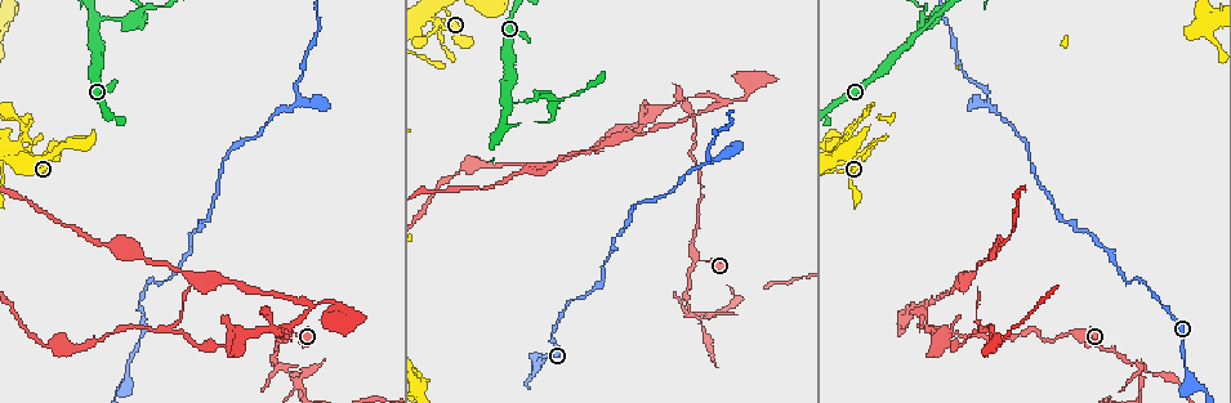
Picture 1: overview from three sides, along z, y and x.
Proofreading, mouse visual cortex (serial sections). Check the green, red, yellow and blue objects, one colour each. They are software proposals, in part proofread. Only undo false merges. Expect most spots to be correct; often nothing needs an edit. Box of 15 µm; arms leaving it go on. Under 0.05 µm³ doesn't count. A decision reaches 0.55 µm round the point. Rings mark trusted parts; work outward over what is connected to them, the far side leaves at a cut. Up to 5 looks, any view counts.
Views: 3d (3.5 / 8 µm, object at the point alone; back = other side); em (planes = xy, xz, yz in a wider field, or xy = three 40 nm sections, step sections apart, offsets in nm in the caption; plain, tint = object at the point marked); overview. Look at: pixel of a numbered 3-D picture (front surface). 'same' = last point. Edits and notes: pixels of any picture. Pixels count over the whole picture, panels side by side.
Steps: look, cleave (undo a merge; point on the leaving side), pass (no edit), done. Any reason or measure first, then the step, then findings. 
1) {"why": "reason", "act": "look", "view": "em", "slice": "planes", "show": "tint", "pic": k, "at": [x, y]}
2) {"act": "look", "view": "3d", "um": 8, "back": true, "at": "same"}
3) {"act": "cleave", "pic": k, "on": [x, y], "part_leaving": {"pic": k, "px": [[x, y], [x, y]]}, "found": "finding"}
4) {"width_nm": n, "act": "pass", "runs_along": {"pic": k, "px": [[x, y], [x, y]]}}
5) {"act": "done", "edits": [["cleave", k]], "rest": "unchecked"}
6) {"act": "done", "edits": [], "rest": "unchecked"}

{"why": "sudden change in width", "act": "look", "view": "3d", "um": 3.5, "pic": 1, "at": [1064, 335]}

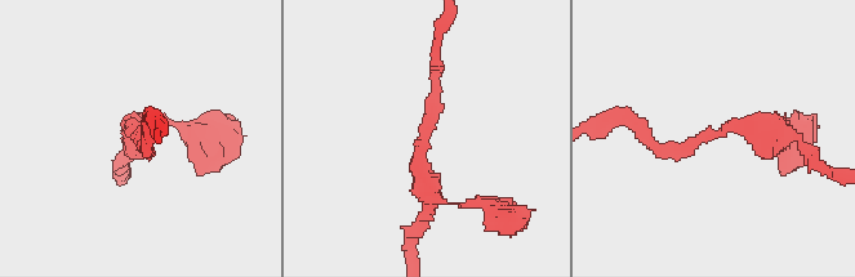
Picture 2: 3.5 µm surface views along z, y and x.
{"arm_widths_nm": [150, 250], "why": "need the tissue", "act": "look", "view": "em", "slice": "xy", "step": 2, "show": "tint", "pic": 2, "at": [721, 136]}

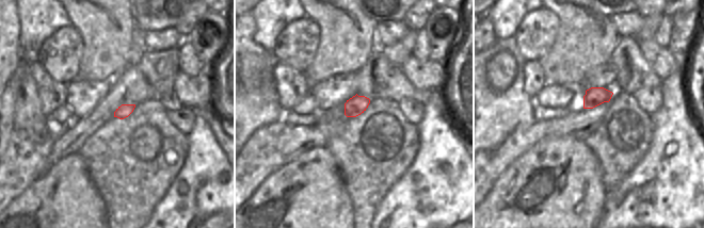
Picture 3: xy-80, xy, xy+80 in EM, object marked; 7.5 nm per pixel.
{"act": "pass", "runs_along": {"pic": 2, "px": [[445, 204], [418, 168], [437, 62]]}, "found": "one cell here"}

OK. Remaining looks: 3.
{"why": "three arms meet", "act": "look", "view": "3d", "um": 8, "pic": 1, "at": [684, 103]}

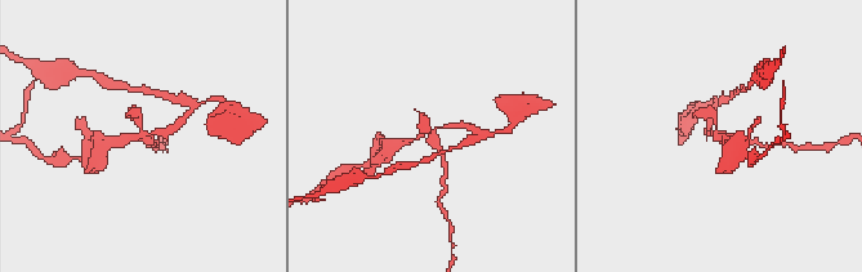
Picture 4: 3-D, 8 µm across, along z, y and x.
{"act": "look", "view": "3d", "um": 3.5, "pic": 4, "at": [144, 136]}

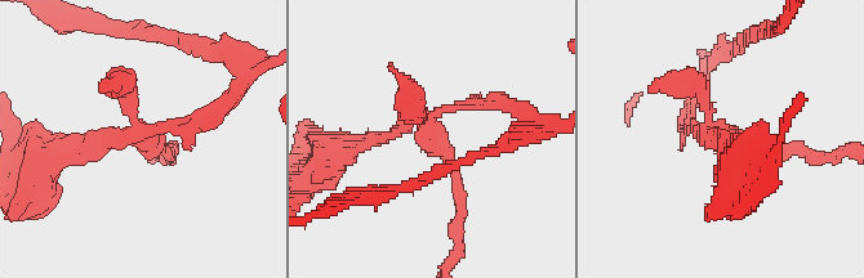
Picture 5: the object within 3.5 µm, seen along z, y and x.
{"act": "look", "view": "em", "slice": "xy", "step": 5, "show": "tint", "pic": 5, "at": [430, 125]}

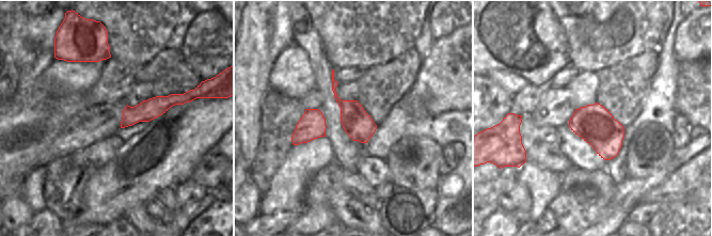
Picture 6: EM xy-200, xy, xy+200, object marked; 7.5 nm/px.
{"act": "cleave", "pic": 5, "on": [190, 134], "part_leaving": {"pic": 5, "px": [[151, 131], [206, 124], [245, 76]]}, "found": "two cells meet here"}

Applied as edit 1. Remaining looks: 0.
{"act": "done", "edits": [["cleave", 5]], "rest": "unchecked"}

